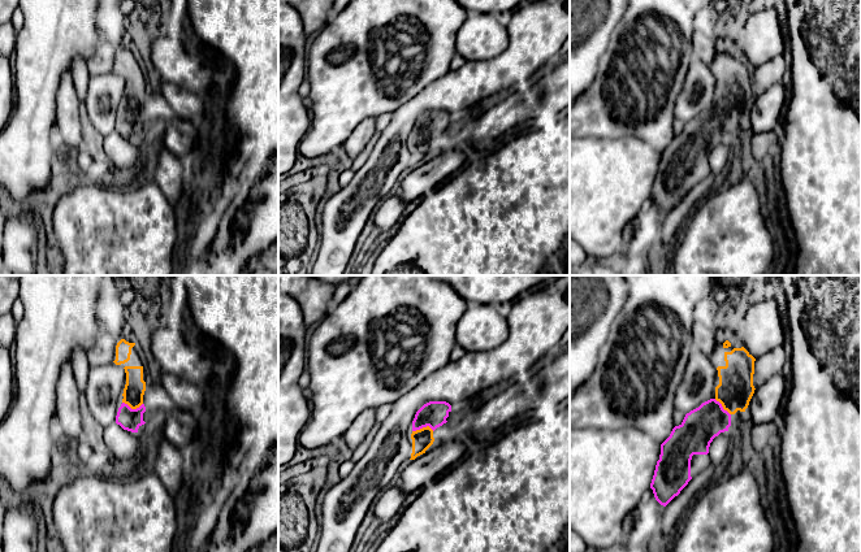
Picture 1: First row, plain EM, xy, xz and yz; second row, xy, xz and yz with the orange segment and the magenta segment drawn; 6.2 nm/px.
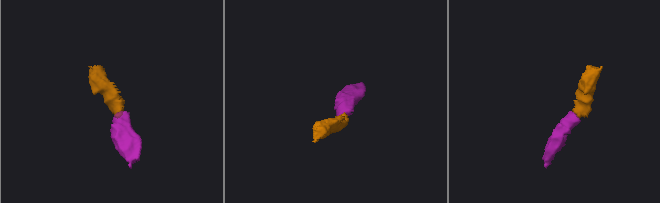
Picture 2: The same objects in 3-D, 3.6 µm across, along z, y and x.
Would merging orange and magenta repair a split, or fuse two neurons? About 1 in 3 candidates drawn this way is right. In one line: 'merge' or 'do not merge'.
merge

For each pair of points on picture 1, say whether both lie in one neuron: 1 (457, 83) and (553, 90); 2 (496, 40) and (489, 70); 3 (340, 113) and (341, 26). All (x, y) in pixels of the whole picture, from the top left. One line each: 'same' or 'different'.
1: different
2: different
3: same

